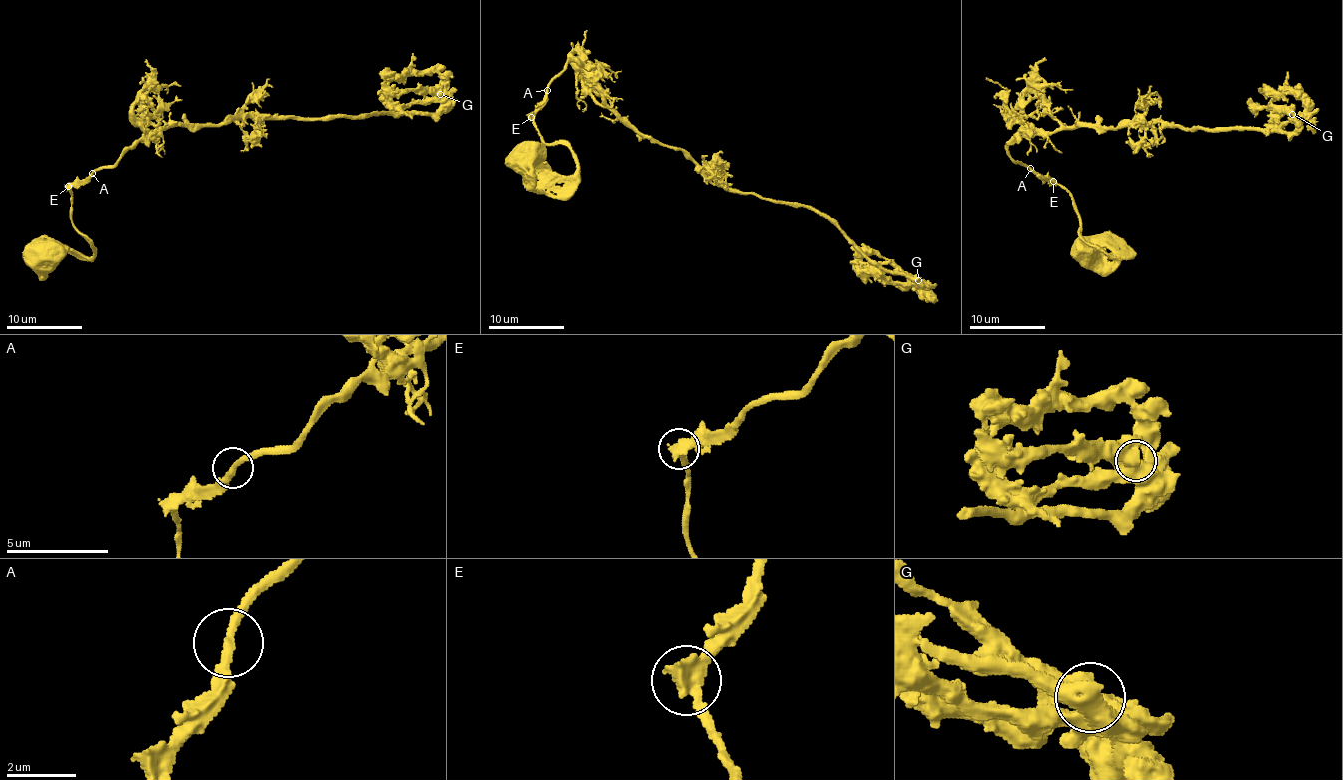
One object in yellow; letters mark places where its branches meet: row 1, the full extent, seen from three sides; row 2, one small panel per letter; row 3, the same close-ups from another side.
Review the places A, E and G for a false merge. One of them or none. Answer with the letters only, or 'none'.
none

